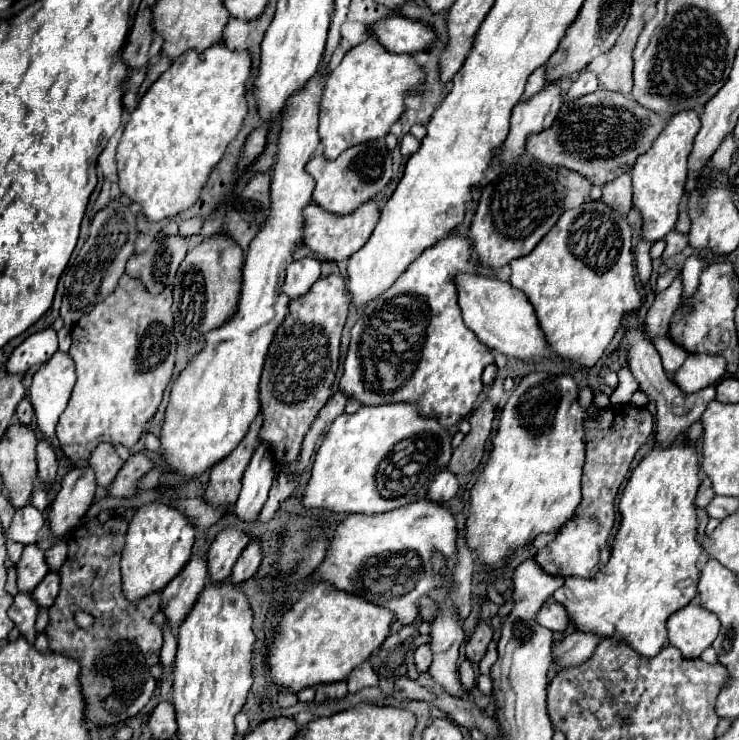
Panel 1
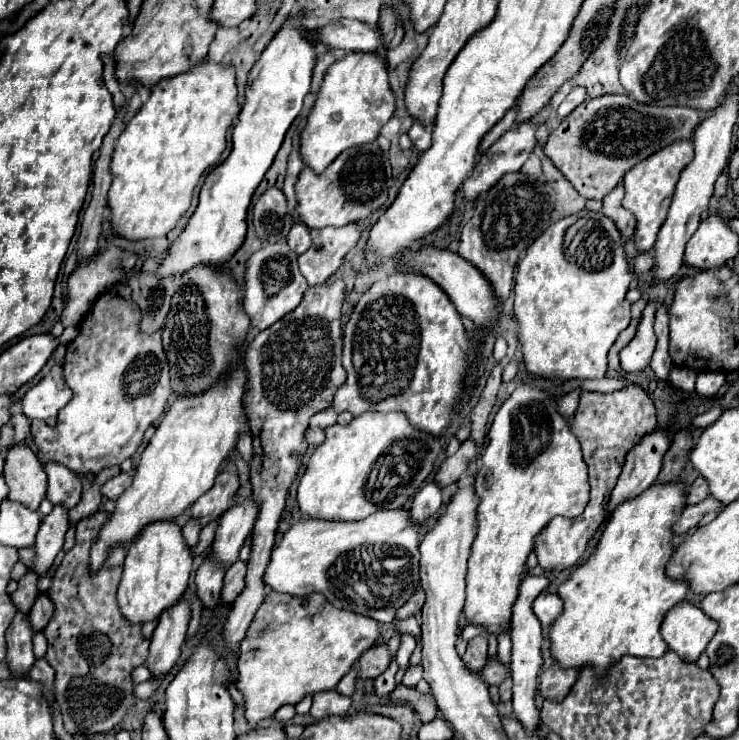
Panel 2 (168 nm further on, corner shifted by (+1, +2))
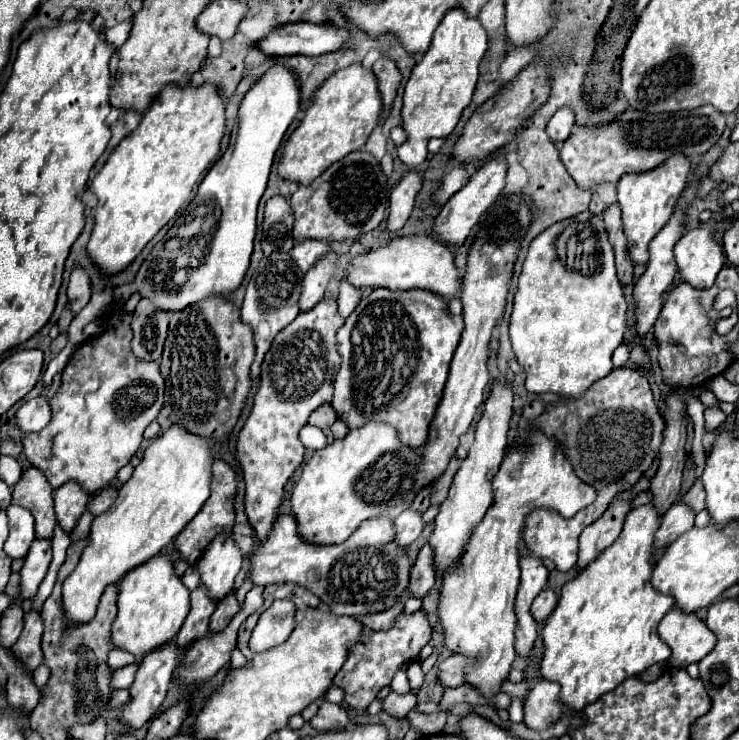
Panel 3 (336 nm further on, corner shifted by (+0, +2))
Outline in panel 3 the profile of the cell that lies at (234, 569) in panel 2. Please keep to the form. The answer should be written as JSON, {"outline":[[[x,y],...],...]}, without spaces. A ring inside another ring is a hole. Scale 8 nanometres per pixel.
{"outline":[[[235,594],[225,596],[225,598],[217,604],[217,608],[215,608],[213,616],[211,616],[209,632],[221,632],[221,628],[227,626],[227,624],[233,620],[233,616],[235,616],[237,612],[239,612],[239,604],[237,604]]]}

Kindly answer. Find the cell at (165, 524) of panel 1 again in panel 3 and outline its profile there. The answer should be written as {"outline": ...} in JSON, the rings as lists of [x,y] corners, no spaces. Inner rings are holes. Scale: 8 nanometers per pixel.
{"outline":[[[165,554],[151,558],[149,562],[131,570],[119,584],[117,594],[117,618],[111,626],[111,644],[117,650],[131,652],[141,658],[155,652],[175,640],[183,620],[189,614],[189,590],[175,574],[173,564]]]}

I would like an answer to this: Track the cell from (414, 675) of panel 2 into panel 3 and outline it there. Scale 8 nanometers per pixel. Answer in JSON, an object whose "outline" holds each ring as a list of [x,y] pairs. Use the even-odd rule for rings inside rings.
{"outline":[[[409,692],[405,696],[399,696],[399,694],[389,694],[385,700],[383,700],[383,706],[381,710],[387,712],[389,716],[395,716],[395,718],[405,718],[411,710],[415,710],[417,706],[417,698]]]}

